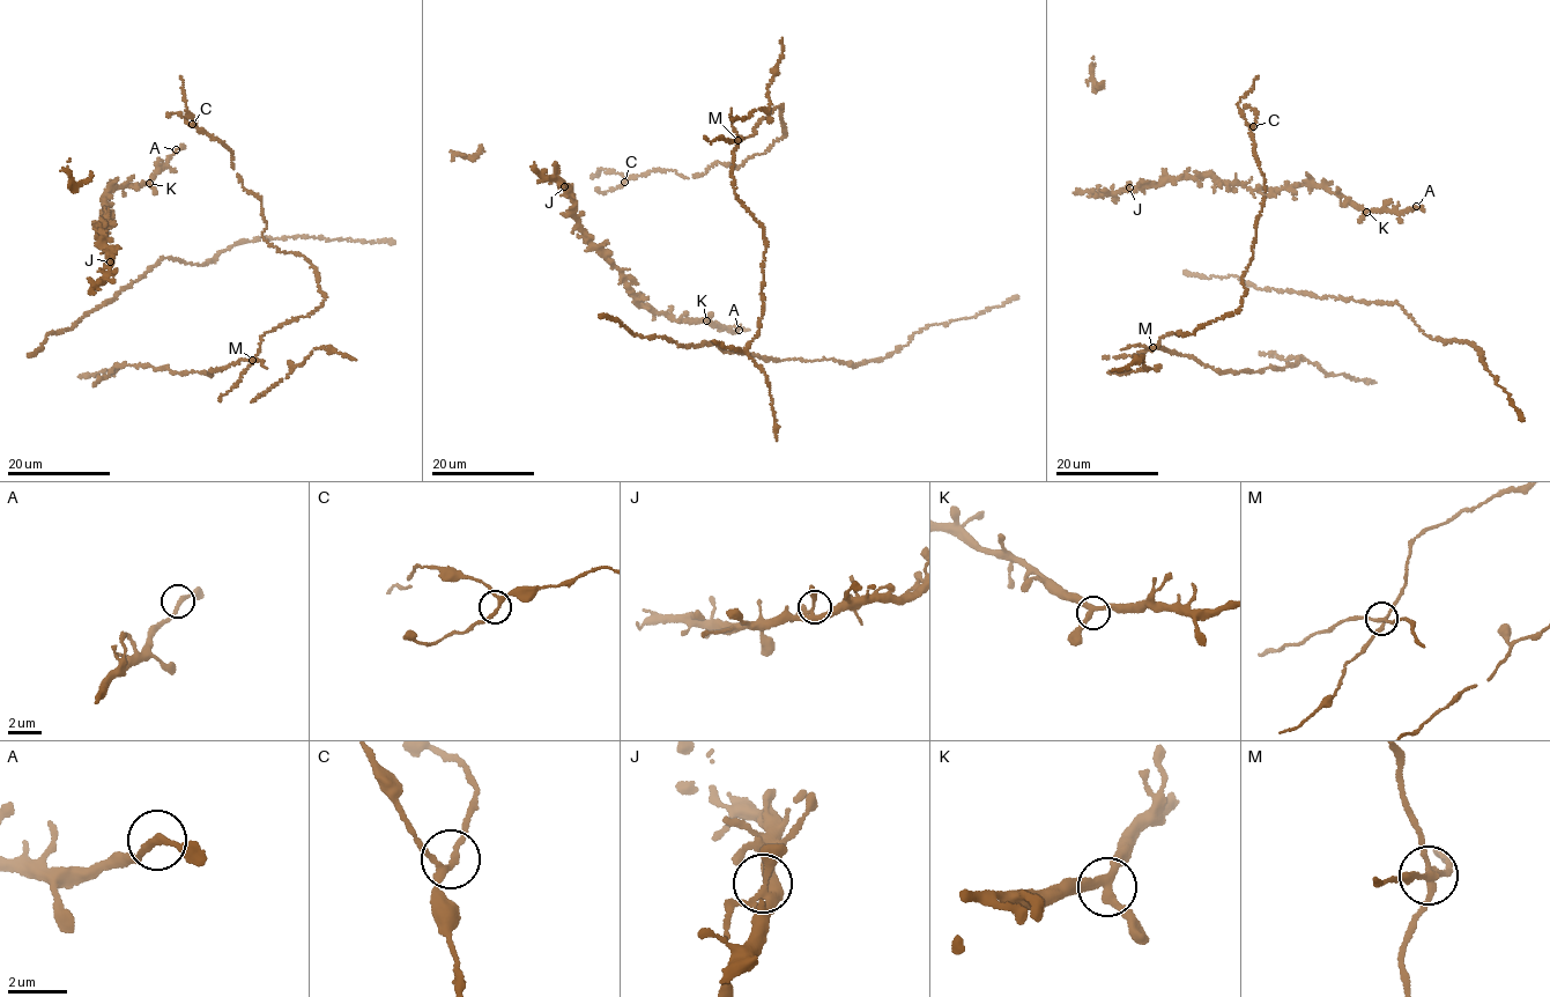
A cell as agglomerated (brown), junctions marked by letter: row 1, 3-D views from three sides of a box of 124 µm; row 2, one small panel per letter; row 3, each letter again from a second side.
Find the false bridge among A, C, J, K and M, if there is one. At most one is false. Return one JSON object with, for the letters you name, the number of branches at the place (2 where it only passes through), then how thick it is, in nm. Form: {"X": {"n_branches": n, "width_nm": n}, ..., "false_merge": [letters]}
{"M": {"n_branches": 4, "width_nm": 200}, "false_merge": ["M"]}

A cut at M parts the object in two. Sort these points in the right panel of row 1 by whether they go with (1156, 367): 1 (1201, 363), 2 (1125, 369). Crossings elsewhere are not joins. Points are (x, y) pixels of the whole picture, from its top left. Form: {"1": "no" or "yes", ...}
{"1": "no", "2": "yes"}

